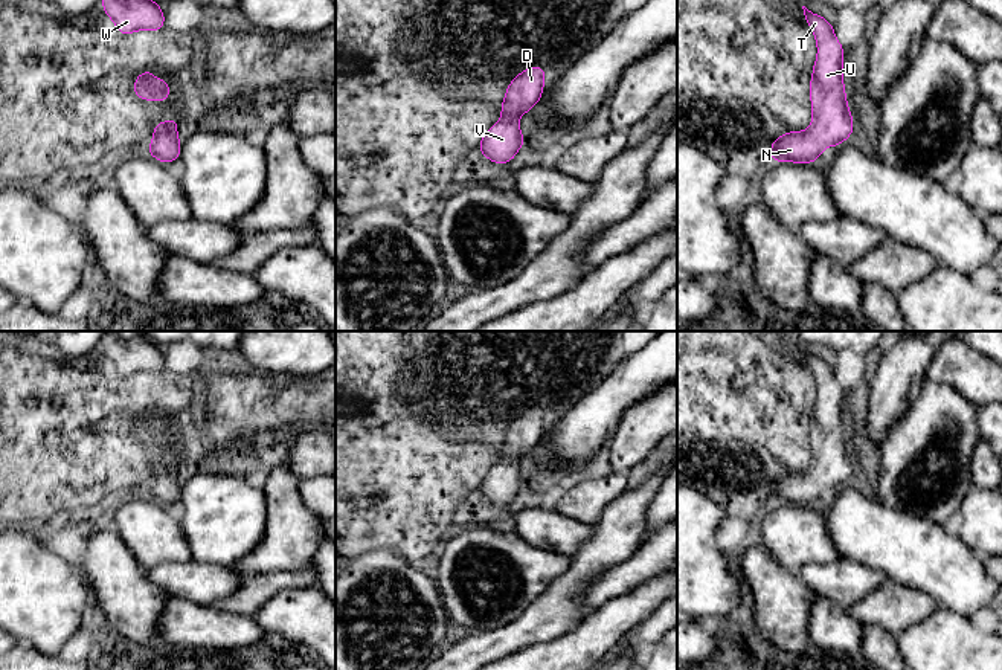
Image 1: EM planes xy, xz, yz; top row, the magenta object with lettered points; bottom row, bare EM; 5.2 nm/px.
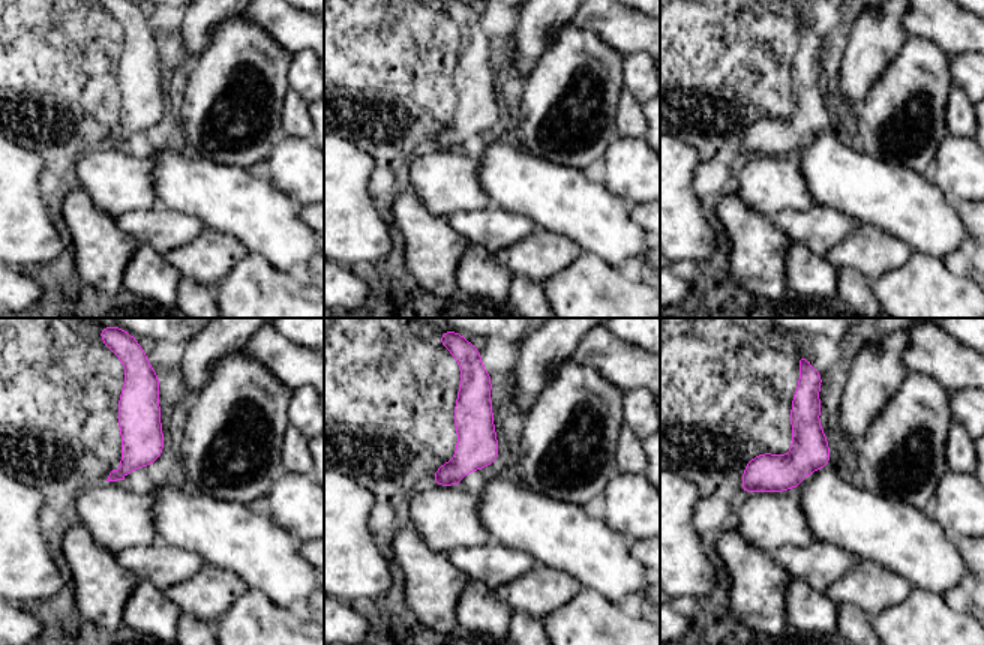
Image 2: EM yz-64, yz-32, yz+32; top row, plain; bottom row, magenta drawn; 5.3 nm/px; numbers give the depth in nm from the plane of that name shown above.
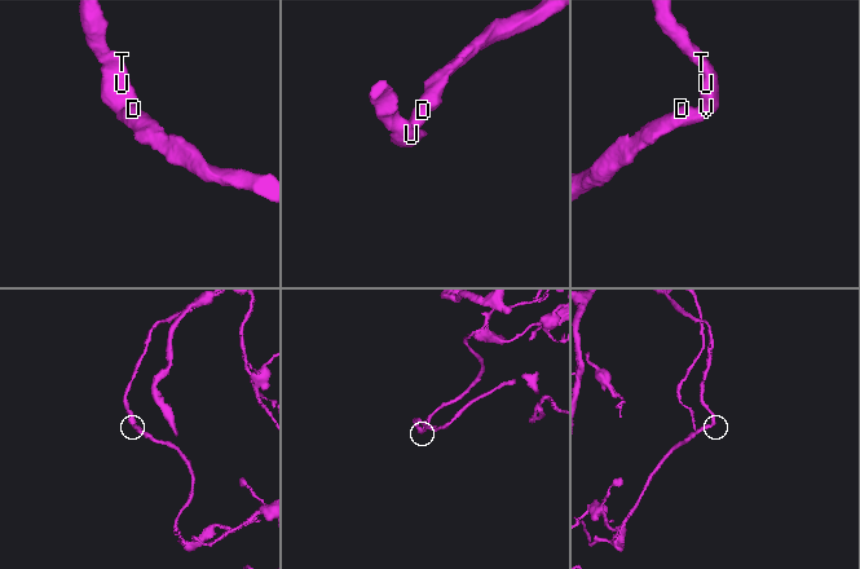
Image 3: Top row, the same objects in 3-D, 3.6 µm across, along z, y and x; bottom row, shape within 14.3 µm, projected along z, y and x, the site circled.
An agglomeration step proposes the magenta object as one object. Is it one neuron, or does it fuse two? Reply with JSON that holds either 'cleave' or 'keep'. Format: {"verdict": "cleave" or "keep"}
{"verdict": "keep"}

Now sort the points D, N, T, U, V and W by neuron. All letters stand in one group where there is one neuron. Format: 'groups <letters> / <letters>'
groups D N T U V W

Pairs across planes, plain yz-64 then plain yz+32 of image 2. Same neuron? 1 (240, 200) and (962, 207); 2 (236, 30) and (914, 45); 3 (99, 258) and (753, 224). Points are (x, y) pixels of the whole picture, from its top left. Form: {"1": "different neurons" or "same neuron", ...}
{"1": "different neurons", "2": "same neuron", "3": "same neuron"}

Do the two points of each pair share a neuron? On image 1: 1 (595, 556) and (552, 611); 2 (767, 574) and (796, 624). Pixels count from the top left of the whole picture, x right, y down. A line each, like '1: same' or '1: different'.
1: same
2: same

